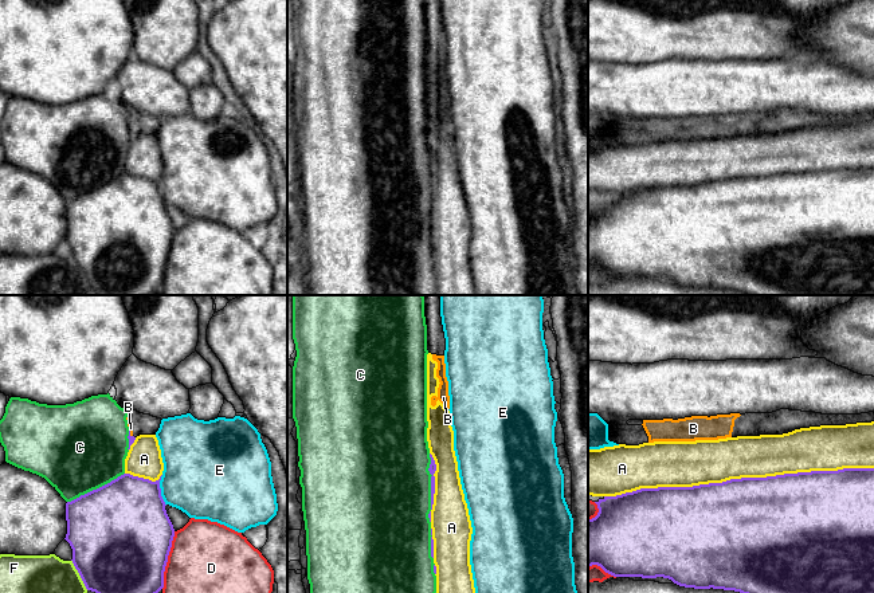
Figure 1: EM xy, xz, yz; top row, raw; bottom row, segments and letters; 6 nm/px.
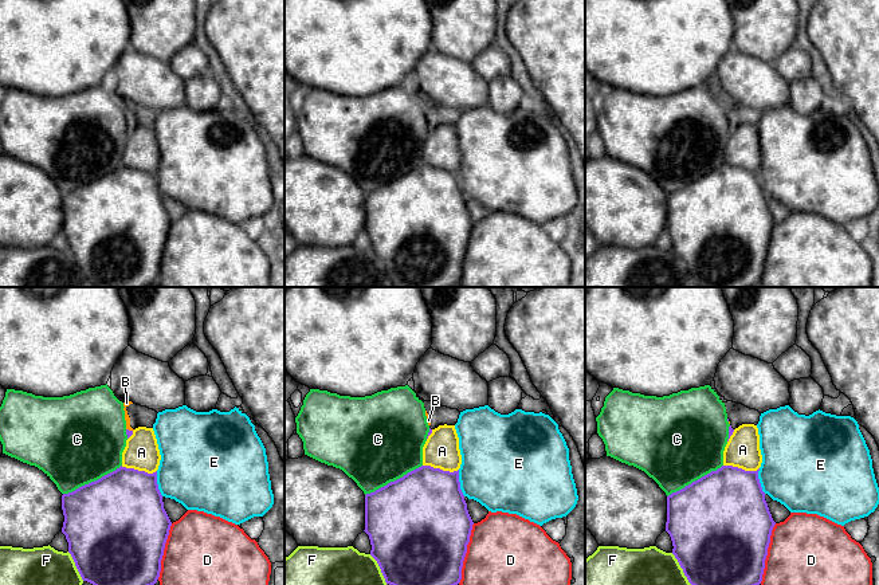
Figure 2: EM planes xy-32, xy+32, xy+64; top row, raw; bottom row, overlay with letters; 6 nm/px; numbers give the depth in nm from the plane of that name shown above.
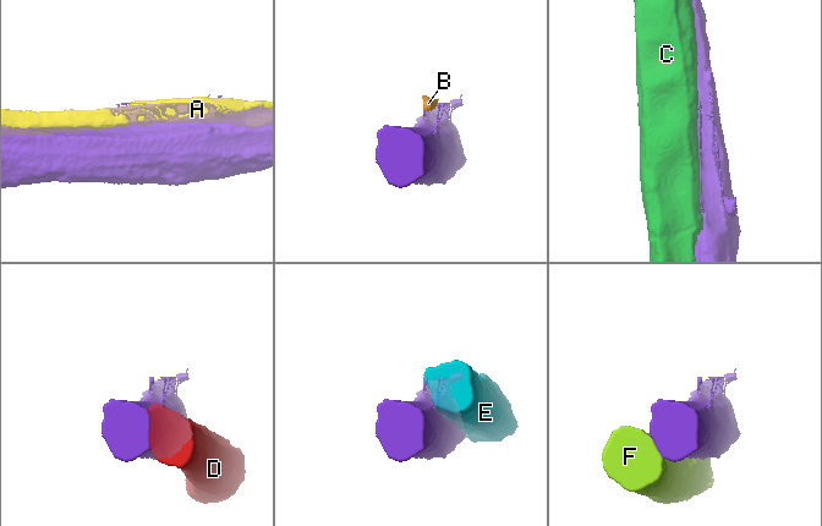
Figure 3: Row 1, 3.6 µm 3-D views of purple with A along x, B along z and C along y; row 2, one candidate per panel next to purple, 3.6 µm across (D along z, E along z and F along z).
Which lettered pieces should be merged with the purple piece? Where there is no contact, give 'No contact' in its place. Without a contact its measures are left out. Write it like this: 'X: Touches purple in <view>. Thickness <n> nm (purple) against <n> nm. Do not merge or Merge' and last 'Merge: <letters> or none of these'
A: Touches purple in yz. Thickness 500 nm (purple) against 260 nm. Do not merge
B: Touches purple in xy. Thickness 40 nm (purple) against 30 nm. Do not merge
C: Touches purple in xz. Thickness 50 nm (purple) against 500 nm. Do not merge
D: Touches purple in xy. Thickness 500 nm (purple) against 500 nm. Do not merge
E: Touches purple in xy. Thickness 460 nm (purple) against 440 nm. Do not merge
F: Touches purple in xy. Thickness 500 nm (purple) against 480 nm. Do not merge
Merge: none of these

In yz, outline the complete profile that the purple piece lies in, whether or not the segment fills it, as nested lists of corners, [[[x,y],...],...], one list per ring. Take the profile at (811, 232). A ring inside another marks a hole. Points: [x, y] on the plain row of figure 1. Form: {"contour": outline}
{"contour": [[[874,168],[741,177],[693,186],[640,188],[604,196],[595,203],[599,212],[588,219],[588,267],[597,264],[614,276],[663,276],[685,287],[734,290],[746,295],[874,295]]]}

